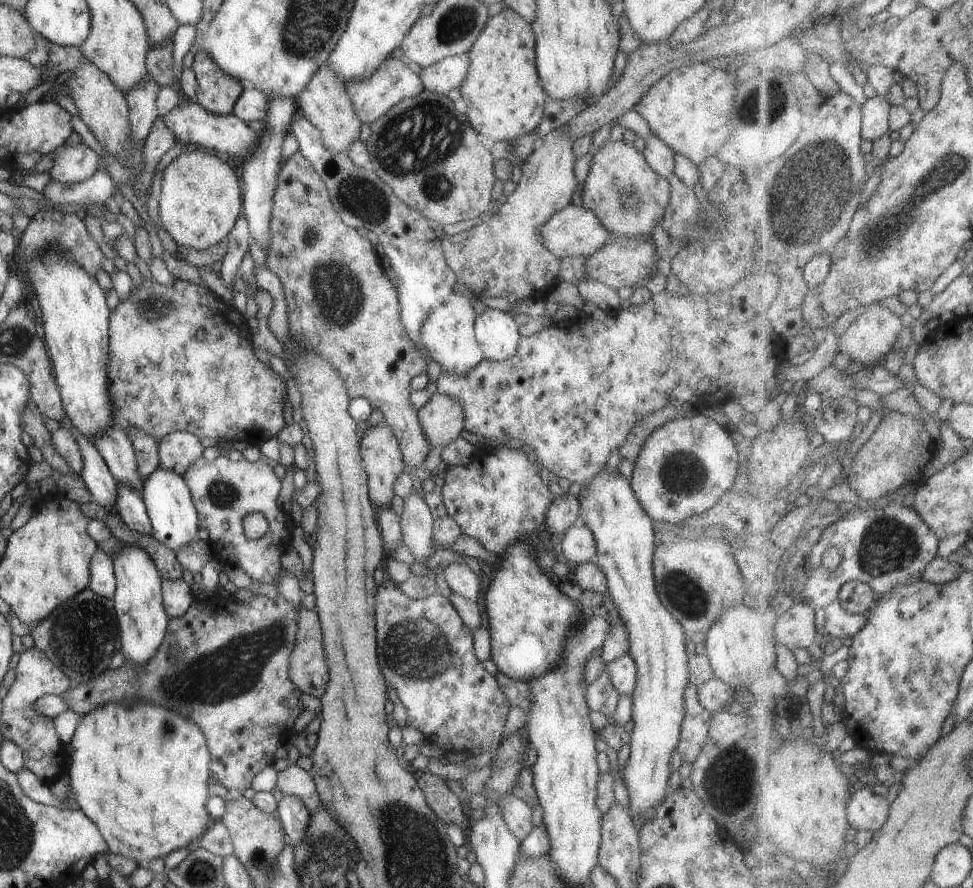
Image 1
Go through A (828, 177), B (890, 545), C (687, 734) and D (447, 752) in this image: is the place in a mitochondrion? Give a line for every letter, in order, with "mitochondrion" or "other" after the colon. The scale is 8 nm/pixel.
A: mitochondrion
B: mitochondrion
C: other
D: other

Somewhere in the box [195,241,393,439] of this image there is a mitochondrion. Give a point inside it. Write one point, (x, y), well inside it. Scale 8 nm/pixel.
(337, 294)

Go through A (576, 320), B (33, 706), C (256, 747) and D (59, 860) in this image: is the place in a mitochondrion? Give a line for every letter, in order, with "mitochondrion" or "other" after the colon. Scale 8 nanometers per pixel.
A: other
B: other
C: other
D: other

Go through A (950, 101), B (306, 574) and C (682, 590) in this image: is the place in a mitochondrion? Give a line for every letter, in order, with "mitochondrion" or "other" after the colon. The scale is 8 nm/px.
A: other
B: other
C: mitochondrion

